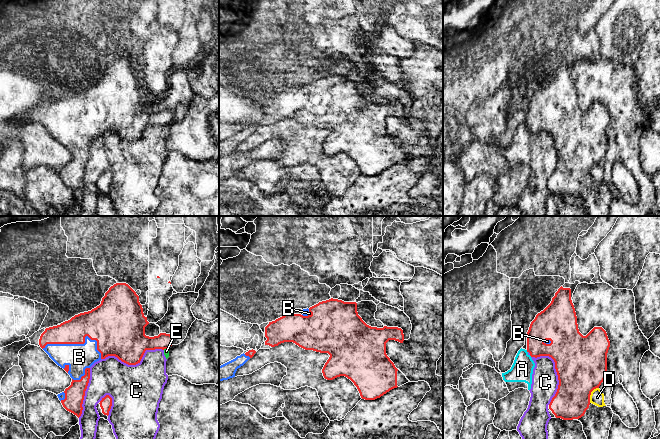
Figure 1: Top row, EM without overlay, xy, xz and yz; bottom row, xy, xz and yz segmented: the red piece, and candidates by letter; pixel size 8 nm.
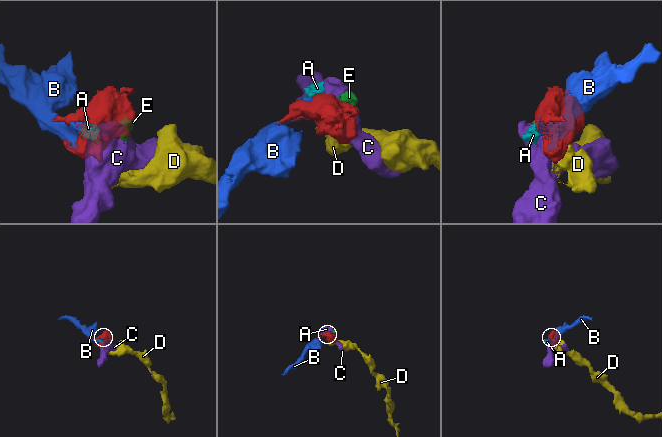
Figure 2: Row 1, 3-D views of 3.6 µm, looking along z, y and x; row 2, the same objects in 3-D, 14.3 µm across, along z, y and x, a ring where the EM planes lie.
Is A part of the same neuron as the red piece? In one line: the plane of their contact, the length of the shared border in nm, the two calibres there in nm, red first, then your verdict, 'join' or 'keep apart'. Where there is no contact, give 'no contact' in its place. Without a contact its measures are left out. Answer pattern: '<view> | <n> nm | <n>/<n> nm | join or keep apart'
no contact | keep apart

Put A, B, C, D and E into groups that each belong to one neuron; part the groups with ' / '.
A C E / B / D

